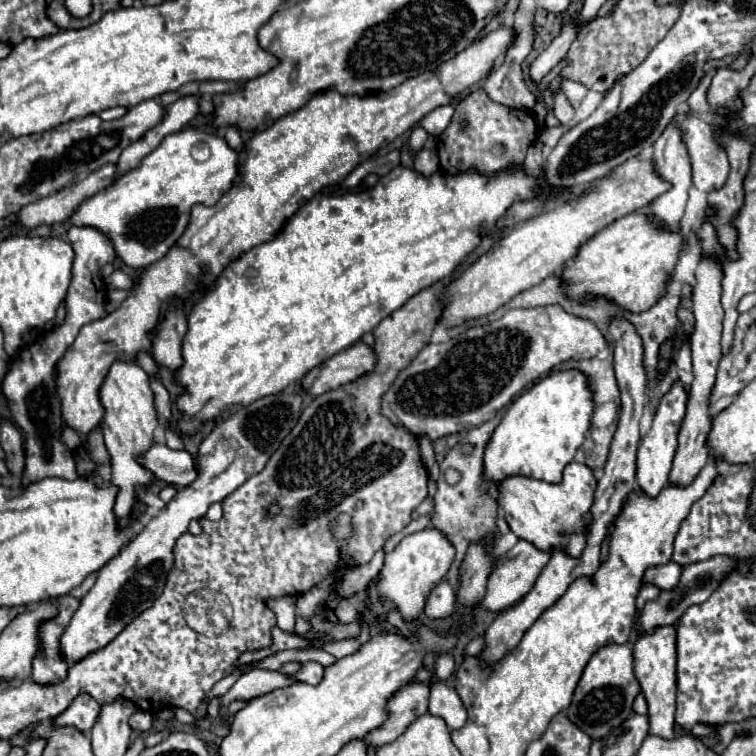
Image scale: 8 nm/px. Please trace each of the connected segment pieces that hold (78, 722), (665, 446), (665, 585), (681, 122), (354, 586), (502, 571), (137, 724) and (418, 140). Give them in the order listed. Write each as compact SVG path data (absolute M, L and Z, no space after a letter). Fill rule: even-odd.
M81 694L71 702L71 706L65 712L53 718L53 724L73 726L73 728L79 728L79 732L87 734L93 728L93 724L97 722L99 712L101 712L101 704L97 704L87 694Z
M677 380L671 390L659 400L659 408L655 412L655 420L647 436L641 440L639 450L637 450L637 482L641 490L649 496L657 496L663 486L669 482L669 472L671 472L671 462L677 450L677 432L681 428L683 416L685 416L685 406L687 406L687 388L681 380Z
M673 560L667 562L667 564L661 564L661 566L655 566L655 570L649 570L647 572L647 578L649 582L645 580L645 584L651 584L651 574L655 574L655 586L659 586L661 590L671 590L675 588L675 584L679 584L679 576L683 572L683 566L681 564L675 564Z
M679 110L673 120L681 128L691 156L693 186L703 192L713 192L715 188L721 188L729 176L729 160L725 150L721 150L715 142L711 126L701 122L689 110Z
M377 550L375 556L371 558L369 564L365 566L355 566L349 568L345 572L345 576L341 578L341 582L337 584L337 592L341 598L353 598L359 592L365 592L367 586L377 578L377 574L383 568L383 558L385 558L385 550Z
M519 540L507 554L497 558L497 568L495 572L489 576L487 582L487 594L481 600L481 604L493 612L501 612L513 604L517 604L535 584L539 572L545 568L545 564L549 562L553 550L539 550L535 548L531 542L527 540Z
M137 710L131 718L129 718L129 726L135 730L135 732L147 732L153 724L153 718L149 712L145 710Z
M415 126L415 128L411 130L411 136L409 136L409 146L411 146L411 150L413 150L413 152L419 152L419 150L423 148L427 136L429 136L429 134L427 134L421 126Z

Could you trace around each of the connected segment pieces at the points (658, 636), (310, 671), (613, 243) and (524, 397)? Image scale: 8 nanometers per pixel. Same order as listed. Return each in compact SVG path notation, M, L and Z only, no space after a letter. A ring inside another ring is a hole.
M663 626L655 628L651 634L639 634L633 644L633 668L637 676L637 664L639 664L639 682L641 690L649 704L649 734L657 734L665 740L673 740L673 724L675 724L675 694L677 694L677 676L675 676L675 642L677 642L677 630L675 626Z
M305 662L301 670L291 674L293 680L297 682L307 682L307 684L319 684L323 678L323 666L319 662Z
M633 212L615 220L579 248L575 264L563 270L563 288L577 300L585 298L585 294L605 296L625 310L643 312L665 294L667 284L673 280L681 252L681 228L671 230L659 226L647 212Z
M559 370L551 372L543 380L539 380L533 388L523 392L505 412L501 424L493 432L487 450L485 450L485 478L497 484L505 476L521 474L533 476L545 482L561 482L563 468L573 460L575 452L583 444L585 436L591 428L591 414L593 414L593 392L589 388L589 378L581 370Z

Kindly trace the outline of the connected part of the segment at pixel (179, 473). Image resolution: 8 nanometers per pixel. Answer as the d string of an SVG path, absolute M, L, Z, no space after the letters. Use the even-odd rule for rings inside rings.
M153 444L147 452L137 456L137 462L153 472L155 478L171 486L189 486L197 478L197 468L189 452L171 450L165 444Z

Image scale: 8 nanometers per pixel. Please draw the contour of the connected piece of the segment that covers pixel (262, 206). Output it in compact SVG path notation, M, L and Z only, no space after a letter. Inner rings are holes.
M499 26L497 30L489 32L485 38L475 40L471 46L467 46L459 56L451 58L449 62L443 62L435 72L425 72L419 76L413 76L411 80L405 80L399 84L399 88L393 88L391 92L371 94L371 96L343 96L335 90L319 92L315 94L303 108L297 112L291 112L283 118L279 118L271 128L255 134L245 148L241 150L241 182L235 182L227 194L221 196L221 200L213 206L197 204L191 210L191 220L185 230L185 234L177 240L177 244L167 252L167 256L155 264L151 264L143 276L137 282L137 288L129 294L129 298L111 314L107 314L101 320L95 320L91 324L85 324L79 330L79 336L71 344L71 348L63 354L63 360L57 364L57 384L59 384L59 398L63 404L63 424L77 430L79 434L89 434L93 428L99 426L103 418L103 406L99 402L99 388L109 372L109 366L115 362L115 358L121 360L135 360L137 352L149 352L153 342L153 332L159 324L159 320L169 310L169 300L173 296L185 298L187 292L193 292L197 286L217 280L217 276L225 270L225 266L239 258L245 250L251 250L257 244L269 242L275 238L275 234L281 230L283 222L287 222L299 206L313 198L323 186L333 186L341 182L361 160L375 154L381 146L393 142L397 136L411 130L425 114L435 110L437 106L449 104L457 94L461 94L465 88L471 88L481 78L485 78L497 58L505 54L515 42L515 32L511 26Z

